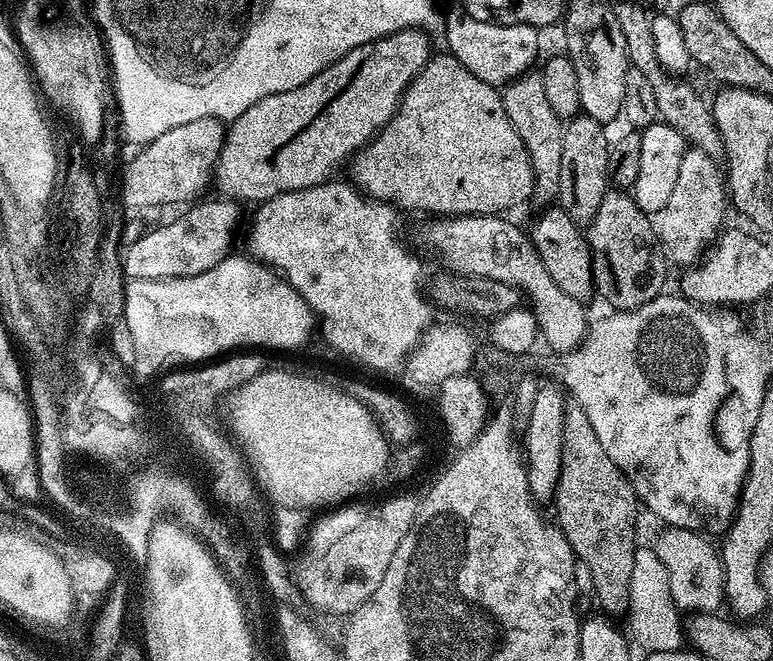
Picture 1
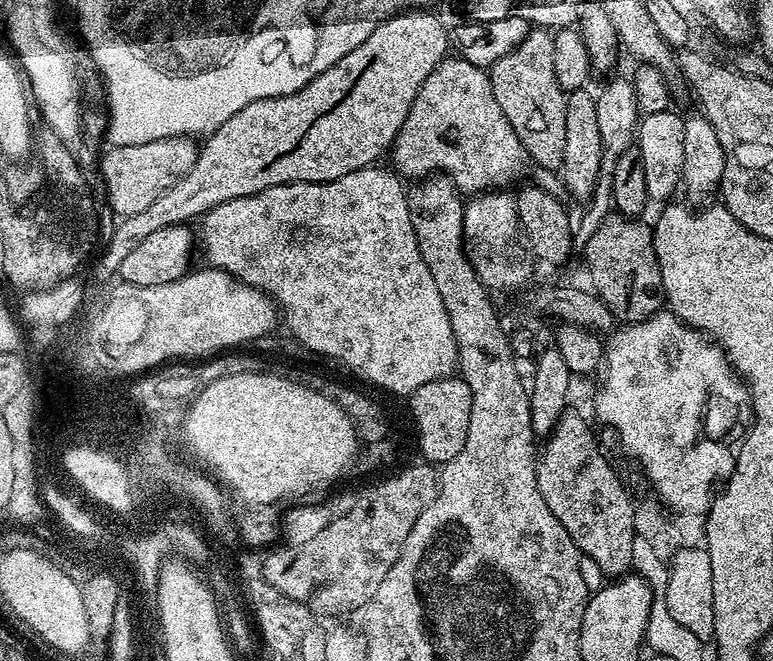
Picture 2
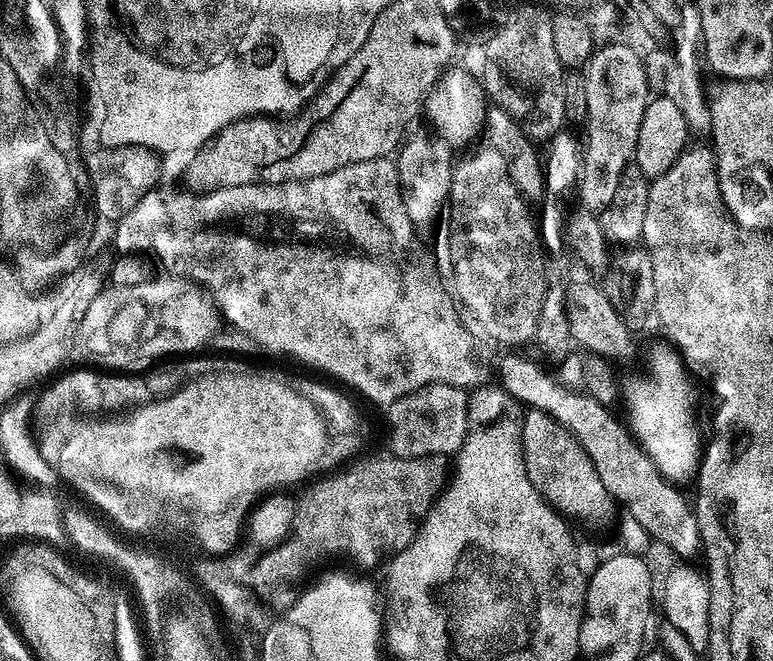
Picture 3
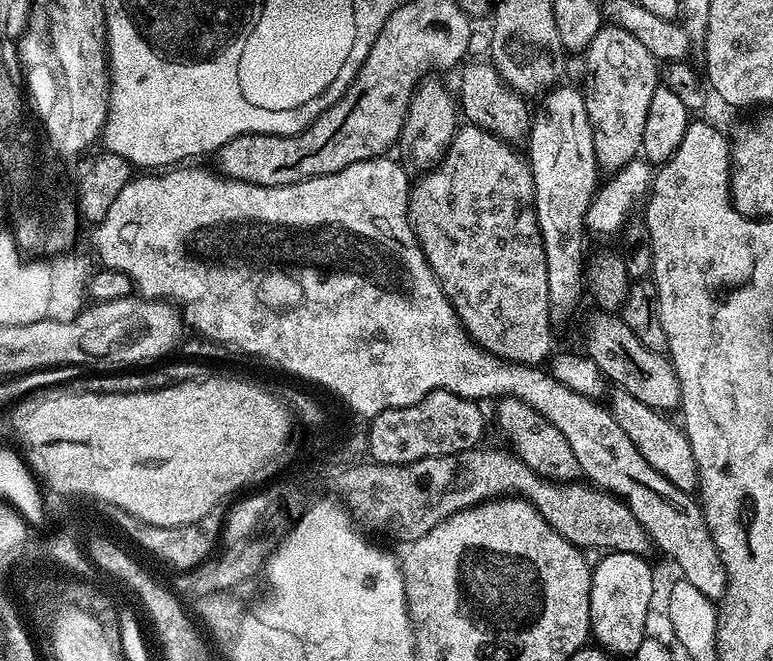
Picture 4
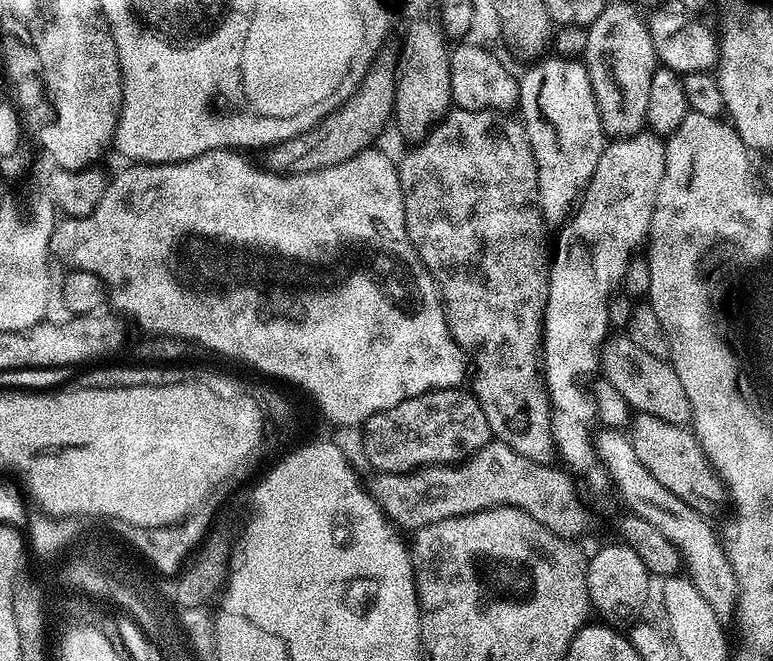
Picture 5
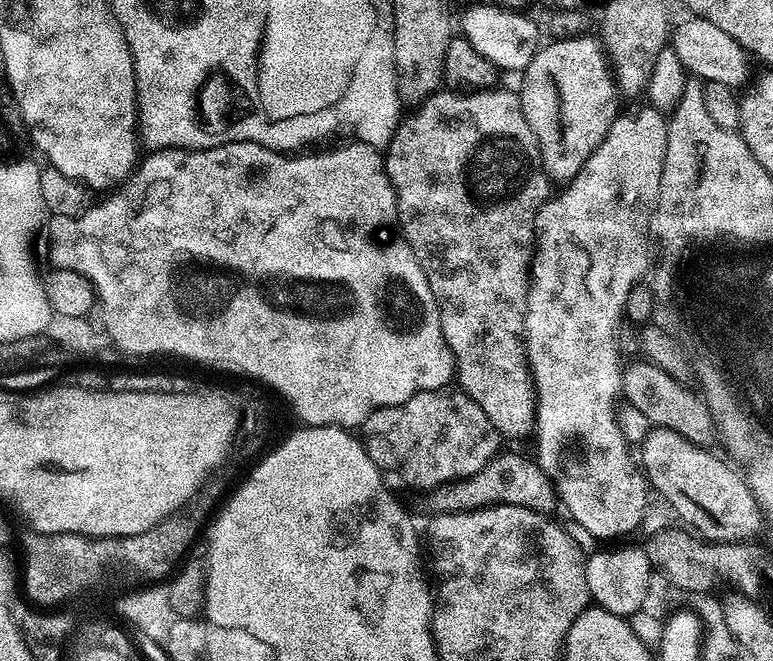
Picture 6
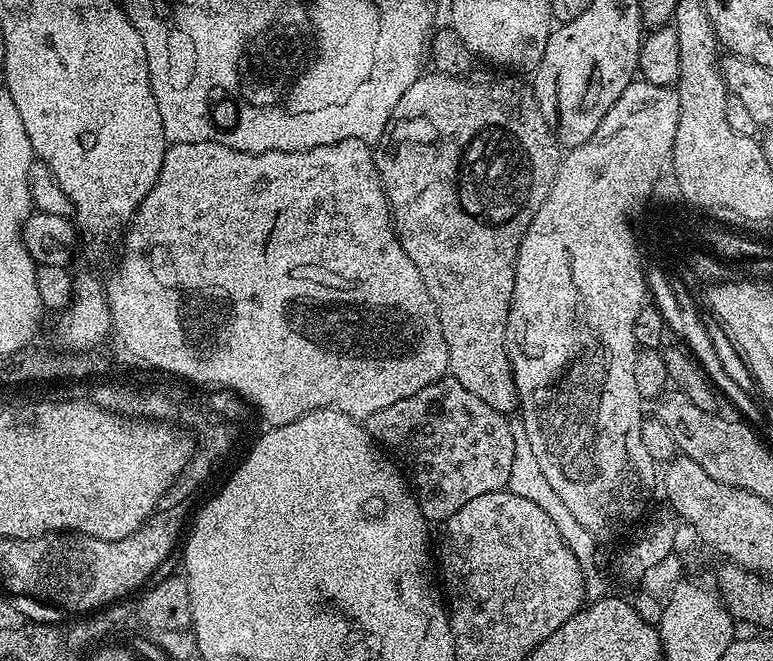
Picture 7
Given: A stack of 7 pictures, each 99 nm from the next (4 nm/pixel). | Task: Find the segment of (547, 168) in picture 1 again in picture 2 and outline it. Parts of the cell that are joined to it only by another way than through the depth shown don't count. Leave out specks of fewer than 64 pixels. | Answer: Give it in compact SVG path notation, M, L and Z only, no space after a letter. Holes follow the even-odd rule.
M536 26L525 40L512 52L497 61L490 68L492 77L492 89L494 98L498 98L498 106L502 106L502 114L510 122L510 126L518 134L518 138L524 142L525 153L536 164L541 164L544 168L559 169L564 163L566 154L566 102L568 97L558 86L558 78L554 78L554 42L553 33L543 27Z

